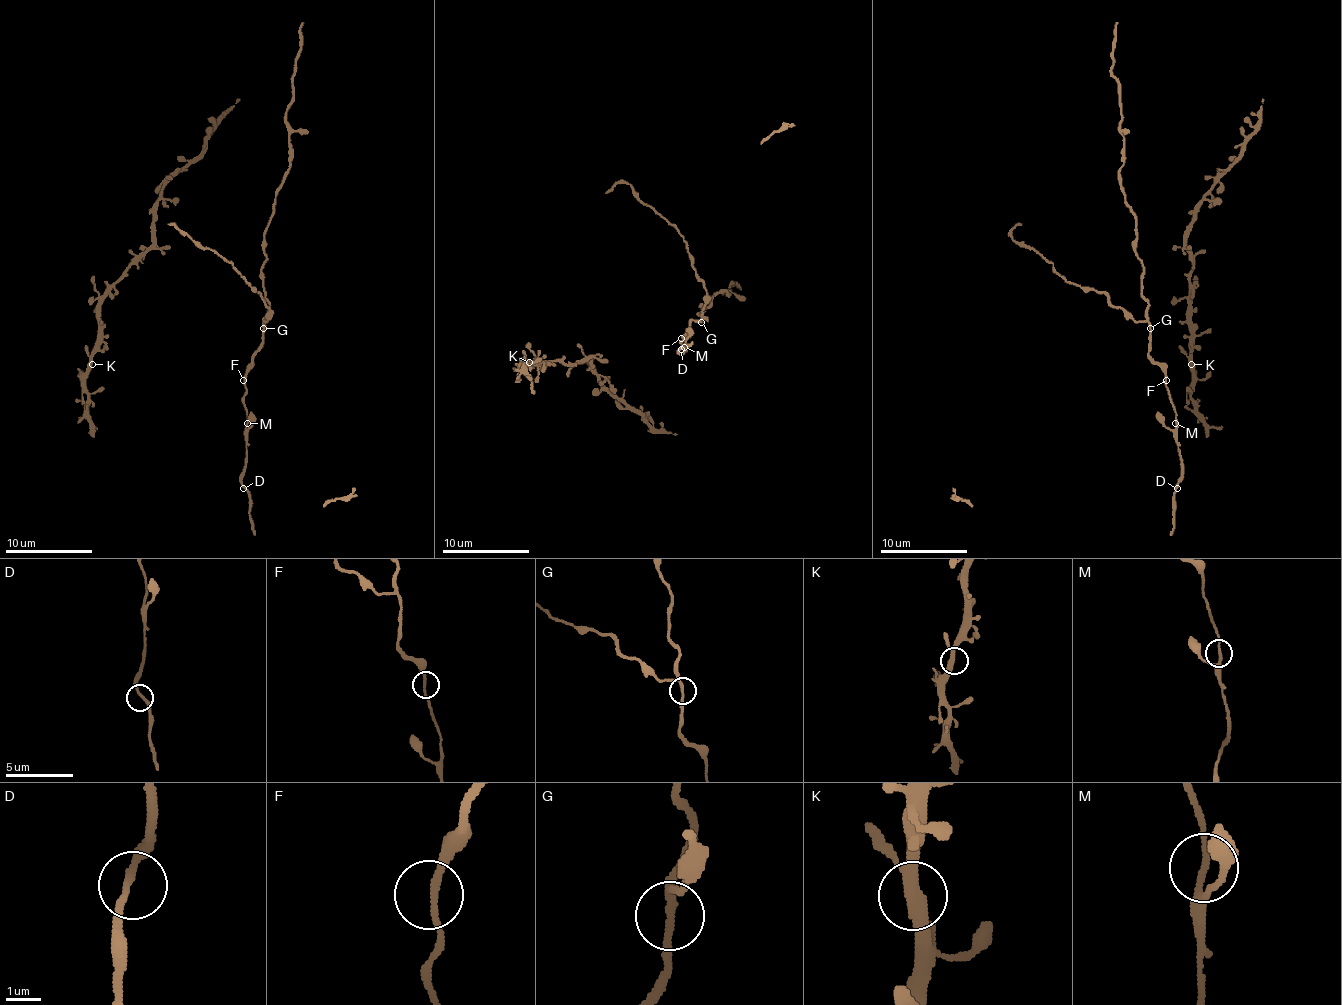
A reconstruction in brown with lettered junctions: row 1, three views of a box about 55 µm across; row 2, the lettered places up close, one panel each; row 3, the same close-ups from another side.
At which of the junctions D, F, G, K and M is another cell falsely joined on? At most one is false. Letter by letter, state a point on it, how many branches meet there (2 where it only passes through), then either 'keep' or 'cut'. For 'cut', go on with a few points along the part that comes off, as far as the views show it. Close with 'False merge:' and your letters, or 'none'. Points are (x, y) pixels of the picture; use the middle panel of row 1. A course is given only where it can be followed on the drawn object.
D: place (681, 349); branches 2; keep
F: place (681, 338); branches 2; keep
G: place (701, 322); branches 3; keep
K: place (529, 362); branches 3; keep
M: place (684, 347); branches 3; keep
False merge: none

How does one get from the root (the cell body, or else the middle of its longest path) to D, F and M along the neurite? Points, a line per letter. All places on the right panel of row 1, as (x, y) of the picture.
D: (1151, 356), (1164, 373), (1164, 384), (1175, 412), (1177, 451), (1181, 462), (1181, 477), (1177, 488)
F: (1151, 356), (1166, 380)
M: (1151, 356), (1164, 373), (1175, 423)

